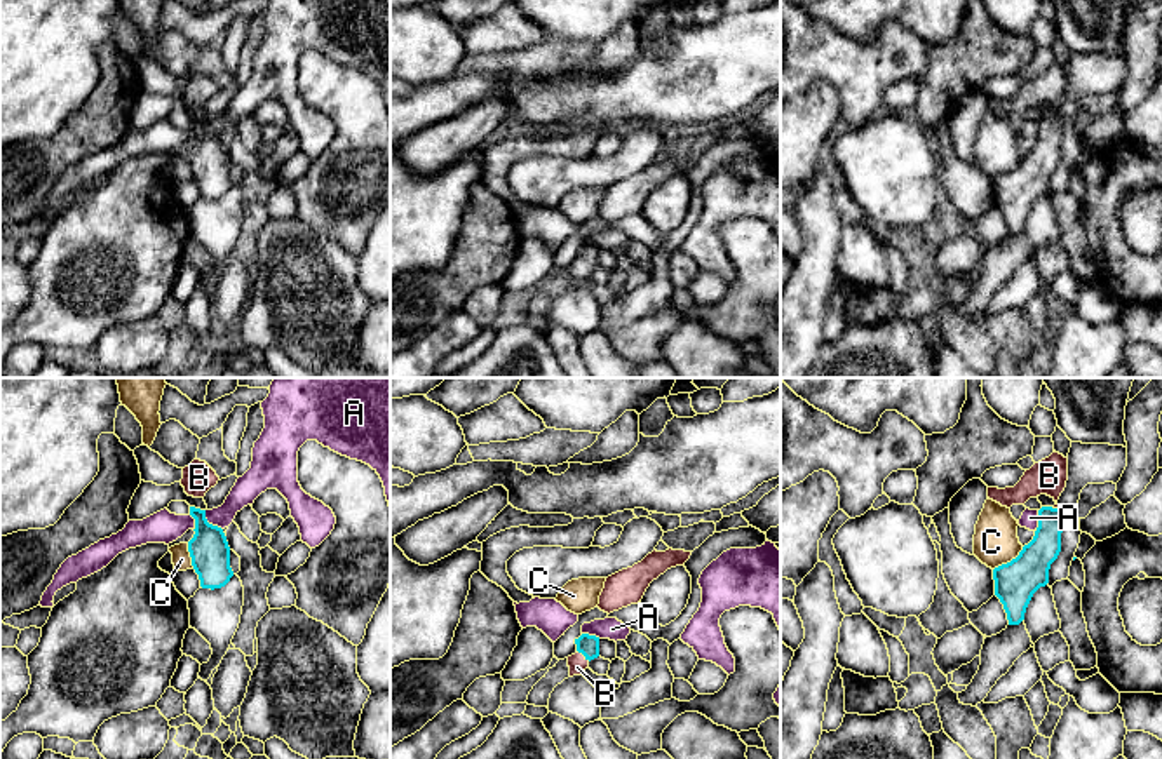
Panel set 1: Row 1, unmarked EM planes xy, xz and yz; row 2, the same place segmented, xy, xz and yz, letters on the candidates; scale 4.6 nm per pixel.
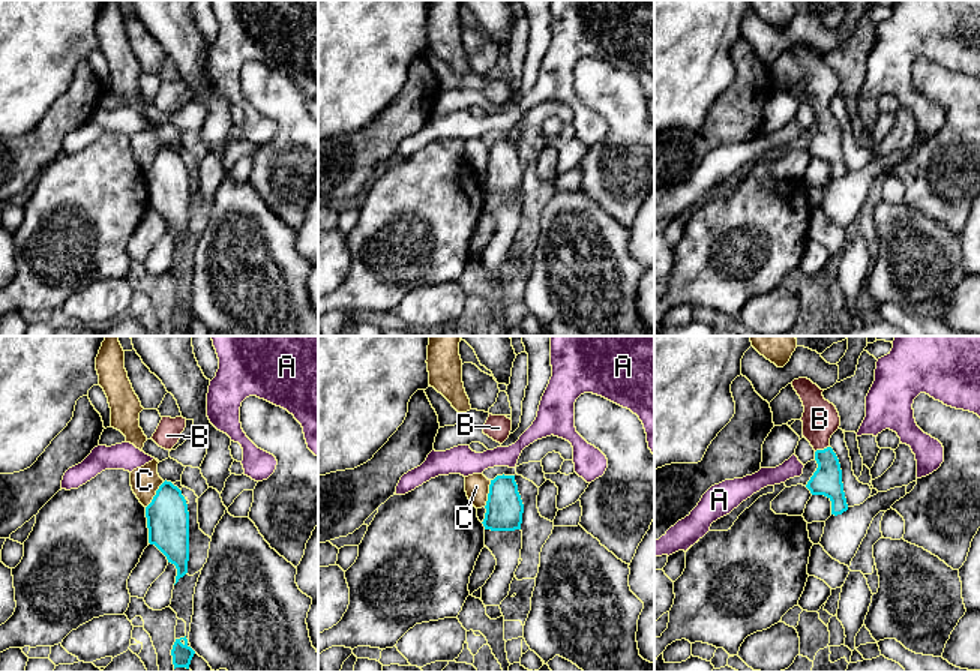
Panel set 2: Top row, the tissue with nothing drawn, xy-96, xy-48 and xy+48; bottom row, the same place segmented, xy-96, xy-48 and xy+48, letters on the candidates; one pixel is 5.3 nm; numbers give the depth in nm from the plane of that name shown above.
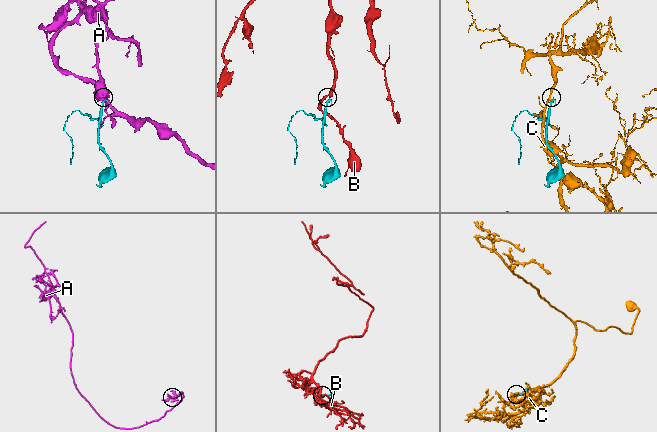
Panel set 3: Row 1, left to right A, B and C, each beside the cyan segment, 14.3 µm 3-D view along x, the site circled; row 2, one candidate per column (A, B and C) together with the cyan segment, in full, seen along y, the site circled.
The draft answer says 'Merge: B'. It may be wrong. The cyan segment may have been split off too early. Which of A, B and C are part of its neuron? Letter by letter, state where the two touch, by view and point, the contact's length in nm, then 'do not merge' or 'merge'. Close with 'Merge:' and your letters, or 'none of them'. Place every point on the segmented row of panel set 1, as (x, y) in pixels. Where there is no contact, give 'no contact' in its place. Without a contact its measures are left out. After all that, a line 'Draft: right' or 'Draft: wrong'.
A: meets cyan in xy at (208, 523); contact 130 nm long; do not merge
B: meets cyan in xz at (584, 655); contact 80 nm long; merge
C: meets cyan in yz at (1011, 561); contact 180 nm long; do not merge
Merge: B
Draft: right

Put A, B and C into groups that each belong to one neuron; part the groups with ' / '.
A / B / C

